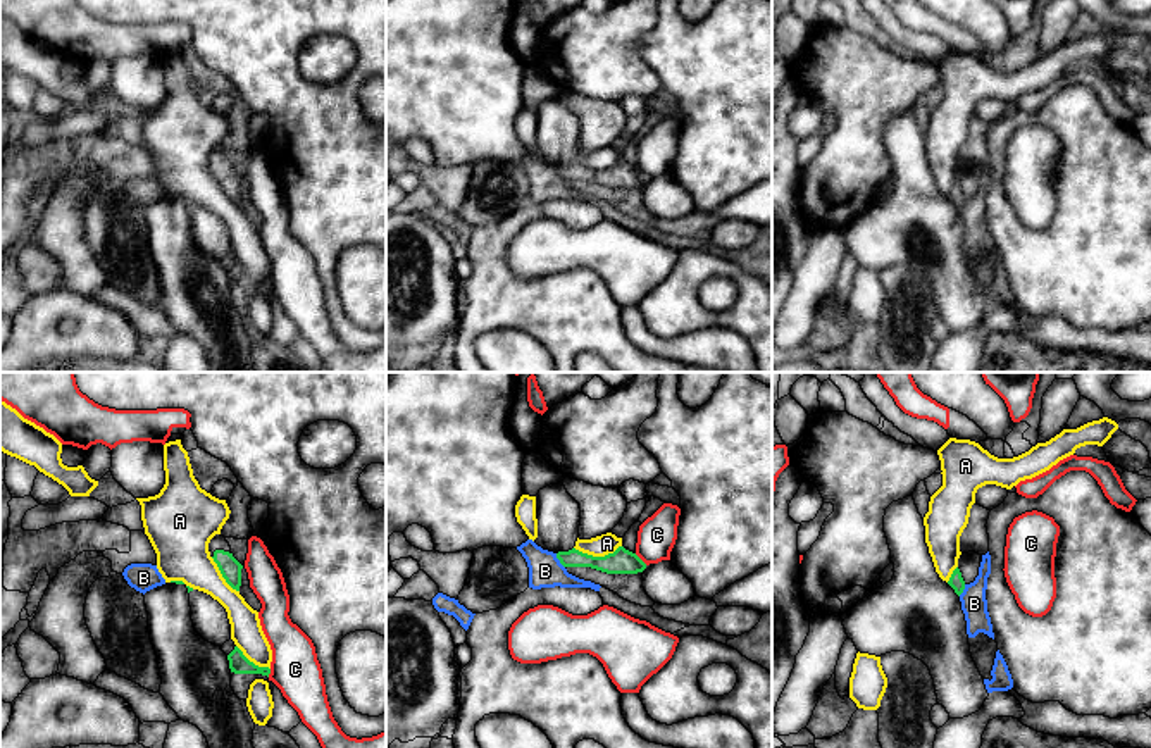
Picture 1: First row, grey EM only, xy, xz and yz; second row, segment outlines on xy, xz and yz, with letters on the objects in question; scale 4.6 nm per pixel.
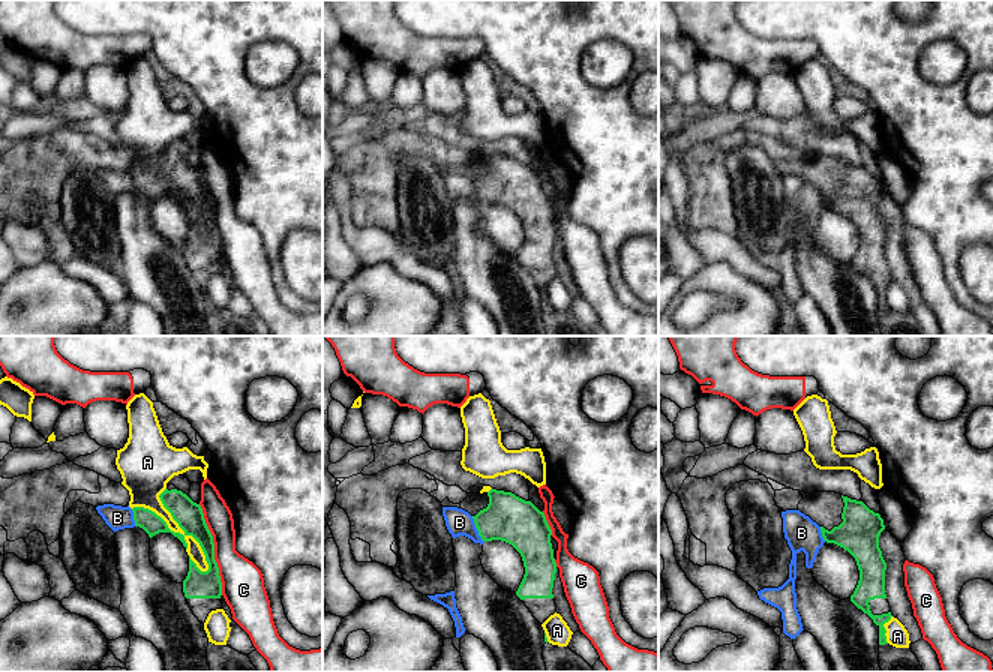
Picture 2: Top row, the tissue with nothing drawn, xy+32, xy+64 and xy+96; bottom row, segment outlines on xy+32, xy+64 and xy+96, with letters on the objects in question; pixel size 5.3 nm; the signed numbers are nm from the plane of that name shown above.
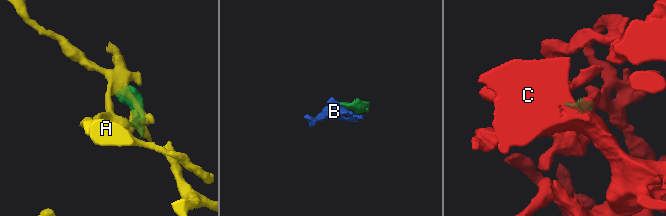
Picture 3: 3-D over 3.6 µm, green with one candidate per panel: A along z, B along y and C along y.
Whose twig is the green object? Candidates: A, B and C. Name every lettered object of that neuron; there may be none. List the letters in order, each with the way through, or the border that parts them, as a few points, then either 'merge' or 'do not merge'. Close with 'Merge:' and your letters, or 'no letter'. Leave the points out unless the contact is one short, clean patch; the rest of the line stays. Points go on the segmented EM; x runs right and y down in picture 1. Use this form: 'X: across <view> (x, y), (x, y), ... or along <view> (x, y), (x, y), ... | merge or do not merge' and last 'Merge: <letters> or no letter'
A: do not merge
B: across xz (612, 564), (559, 559), (545, 571) | merge
C: along xz (634, 554), (647, 564) | do not merge
Merge: B

